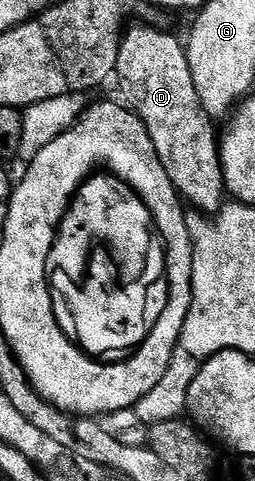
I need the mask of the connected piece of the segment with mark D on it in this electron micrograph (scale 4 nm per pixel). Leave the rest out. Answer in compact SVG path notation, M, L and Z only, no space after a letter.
M128 26L123 32L123 40L117 53L115 75L119 79L120 89L123 90L122 98L129 104L130 110L139 116L145 129L149 129L149 135L153 137L153 149L157 149L157 157L161 157L161 165L165 165L165 173L169 173L169 181L173 181L179 198L190 206L192 203L196 212L218 211L225 203L223 166L219 160L220 140L217 138L217 131L215 135L216 124L209 113L205 113L201 97L197 97L193 73L189 73L187 48L181 39L167 31L158 31L155 27Z

